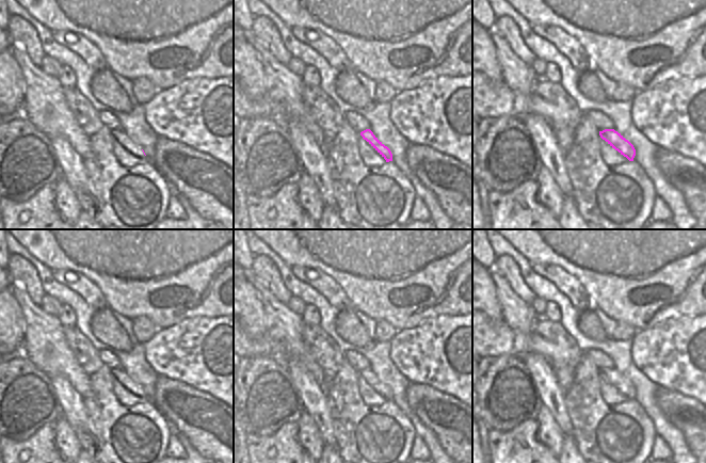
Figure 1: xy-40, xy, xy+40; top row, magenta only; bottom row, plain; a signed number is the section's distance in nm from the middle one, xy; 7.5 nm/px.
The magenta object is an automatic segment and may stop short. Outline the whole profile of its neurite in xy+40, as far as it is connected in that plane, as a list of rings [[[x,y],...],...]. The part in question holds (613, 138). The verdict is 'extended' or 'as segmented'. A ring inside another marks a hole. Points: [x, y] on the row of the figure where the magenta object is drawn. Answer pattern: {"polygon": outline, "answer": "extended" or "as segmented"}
{"polygon": [[[614,129],[599,131],[599,151],[607,165],[620,165],[633,161],[633,145]]], "answer": "extended"}

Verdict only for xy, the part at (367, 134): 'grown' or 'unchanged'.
grown

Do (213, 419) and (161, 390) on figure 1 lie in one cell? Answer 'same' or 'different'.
same

